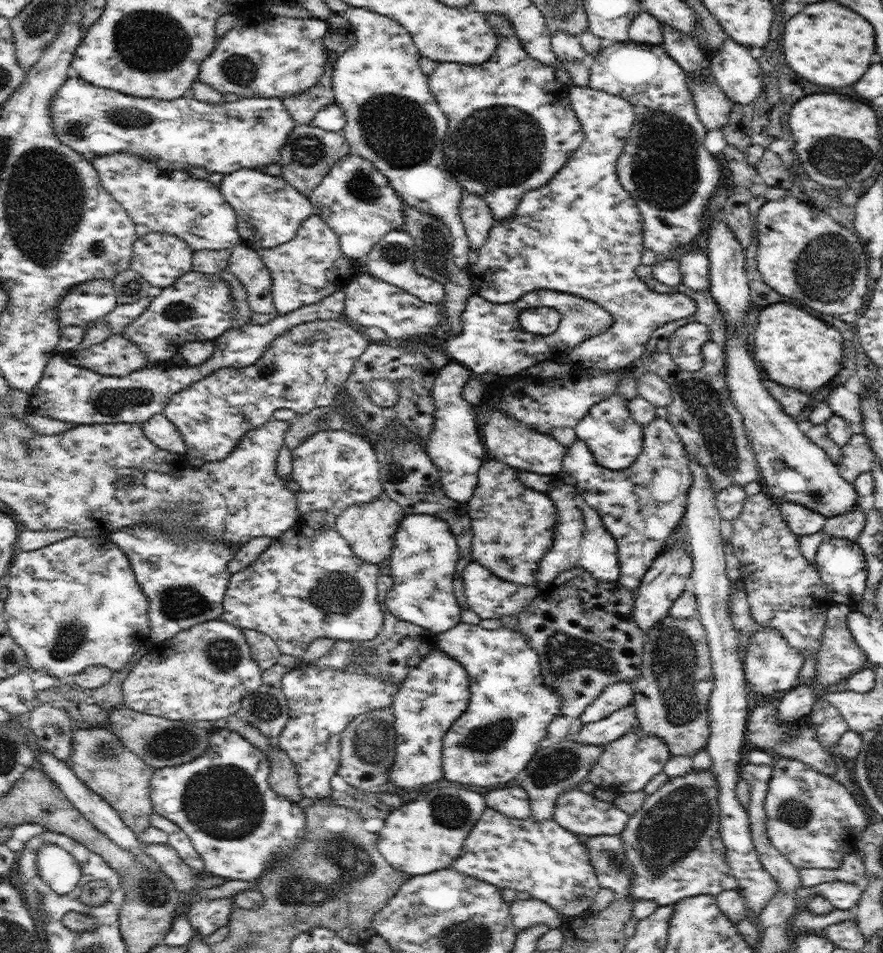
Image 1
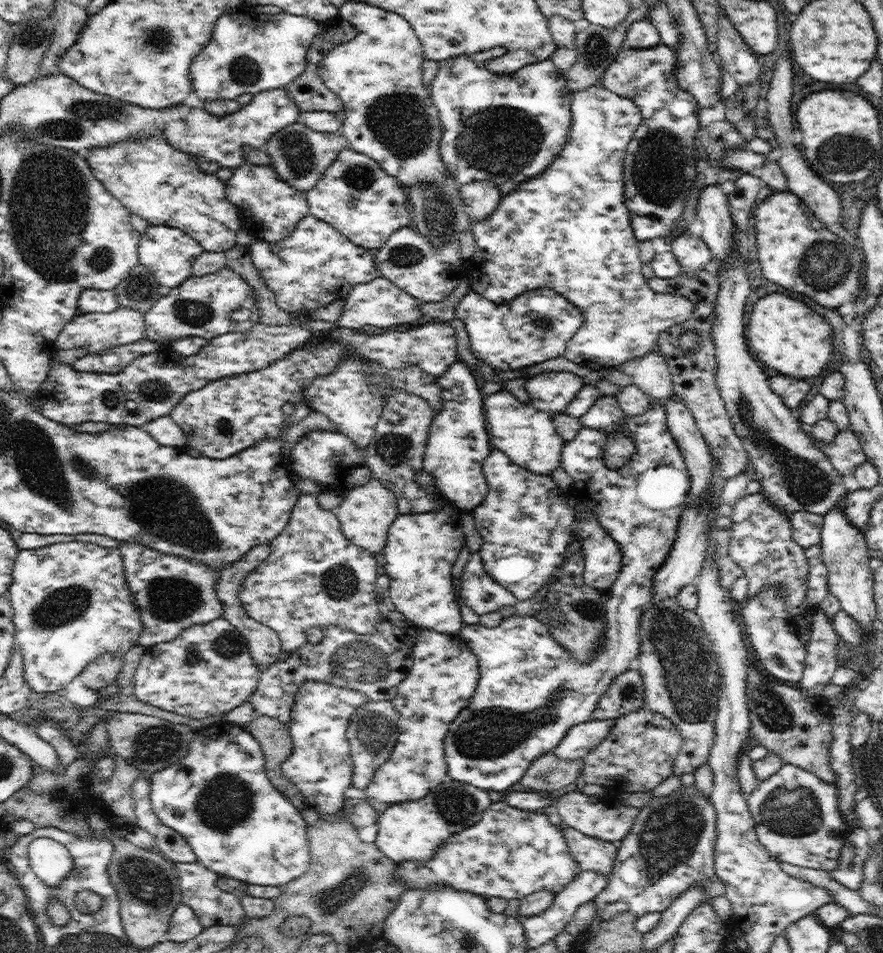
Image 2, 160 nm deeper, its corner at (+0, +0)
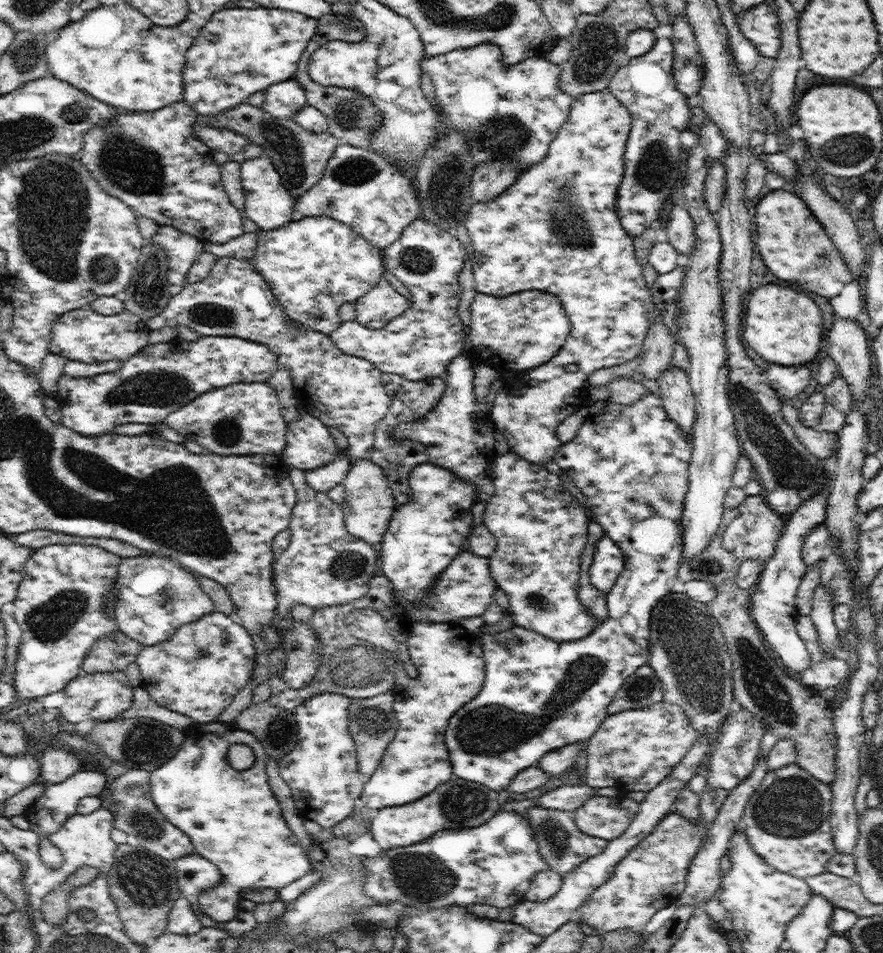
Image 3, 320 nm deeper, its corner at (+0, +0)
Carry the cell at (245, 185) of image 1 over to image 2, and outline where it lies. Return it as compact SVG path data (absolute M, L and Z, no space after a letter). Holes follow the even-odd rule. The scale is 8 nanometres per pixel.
M246 161L238 168L233 169L233 175L225 183L225 191L228 200L238 209L245 230L253 236L254 240L278 242L279 240L288 238L295 229L295 226L309 213L305 193L296 190L287 182L284 182L271 164L254 165L250 161Z

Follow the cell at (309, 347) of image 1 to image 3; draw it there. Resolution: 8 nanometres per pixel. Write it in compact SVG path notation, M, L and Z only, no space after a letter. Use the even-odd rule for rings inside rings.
M268 381L264 382L237 382L230 386L215 388L204 392L192 402L182 408L170 413L163 423L172 430L185 436L186 441L197 442L200 446L207 448L210 453L238 456L252 454L282 454L286 446L285 436L287 422L282 416L282 407L276 391L270 387Z

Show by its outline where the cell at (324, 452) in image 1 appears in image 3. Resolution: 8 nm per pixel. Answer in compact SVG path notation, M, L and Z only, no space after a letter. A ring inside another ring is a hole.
M300 411L298 413L299 417L296 420L287 423L286 446L282 452L283 460L287 466L293 466L306 472L332 462L341 450L336 447L328 427L308 411Z

